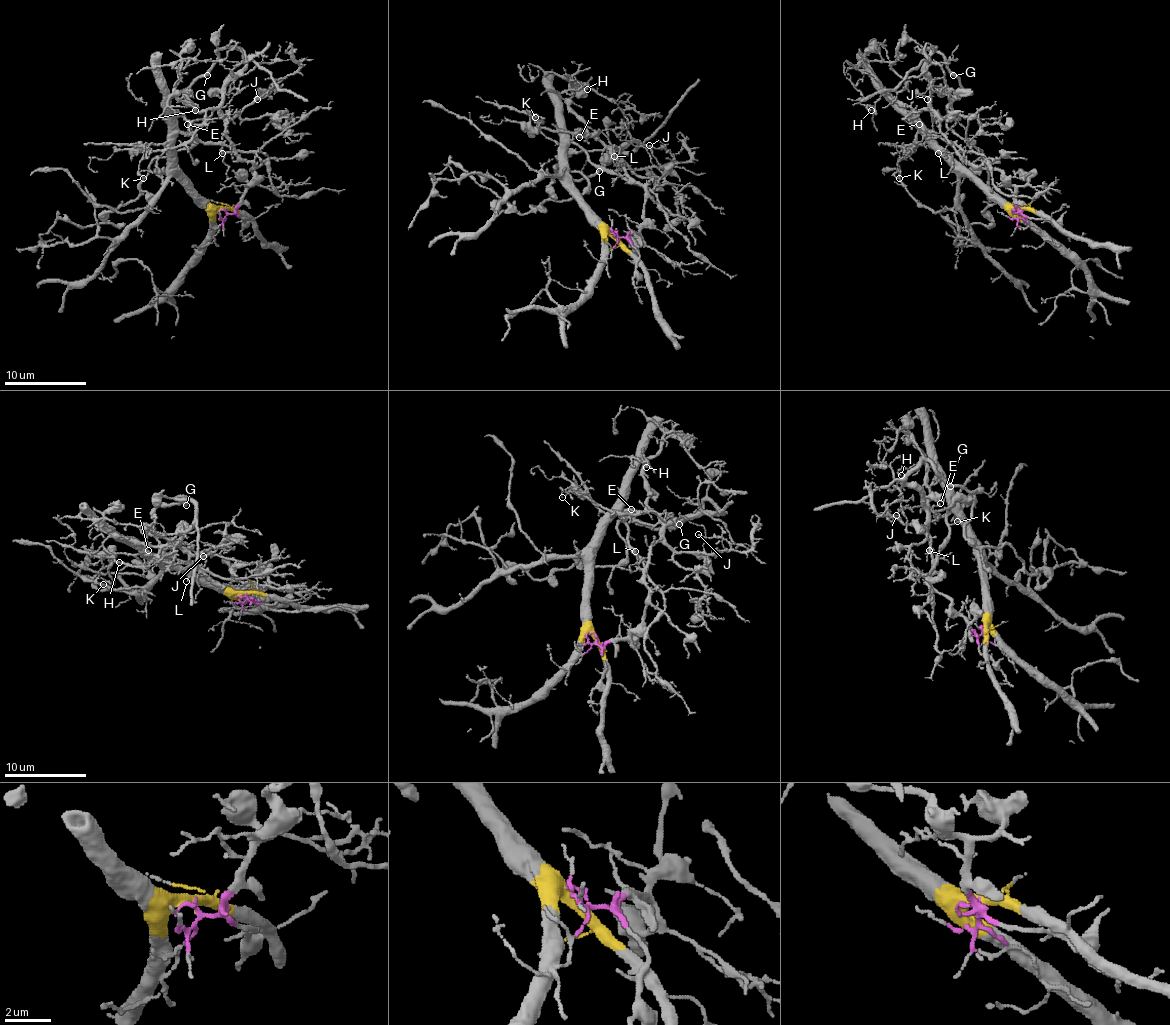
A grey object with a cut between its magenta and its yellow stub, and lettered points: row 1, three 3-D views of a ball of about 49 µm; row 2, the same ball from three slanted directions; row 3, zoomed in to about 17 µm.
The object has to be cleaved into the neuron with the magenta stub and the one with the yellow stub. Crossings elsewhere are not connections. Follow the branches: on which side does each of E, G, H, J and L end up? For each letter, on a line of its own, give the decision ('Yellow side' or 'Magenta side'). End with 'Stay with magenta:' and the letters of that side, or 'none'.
E: Magenta side
G: Magenta side
H: Magenta side
J: Magenta side
L: Magenta side
Stay with magenta: E, G, H, J, L

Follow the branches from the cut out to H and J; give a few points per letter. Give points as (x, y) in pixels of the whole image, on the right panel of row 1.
H: (1019, 209), (1007, 179), (957, 152), (931, 109), (900, 107), (884, 94), (867, 107), (871, 111)
J: (1019, 209), (1015, 189), (999, 170), (972, 164), (941, 131), (951, 113), (949, 90), (931, 86), (927, 98)

